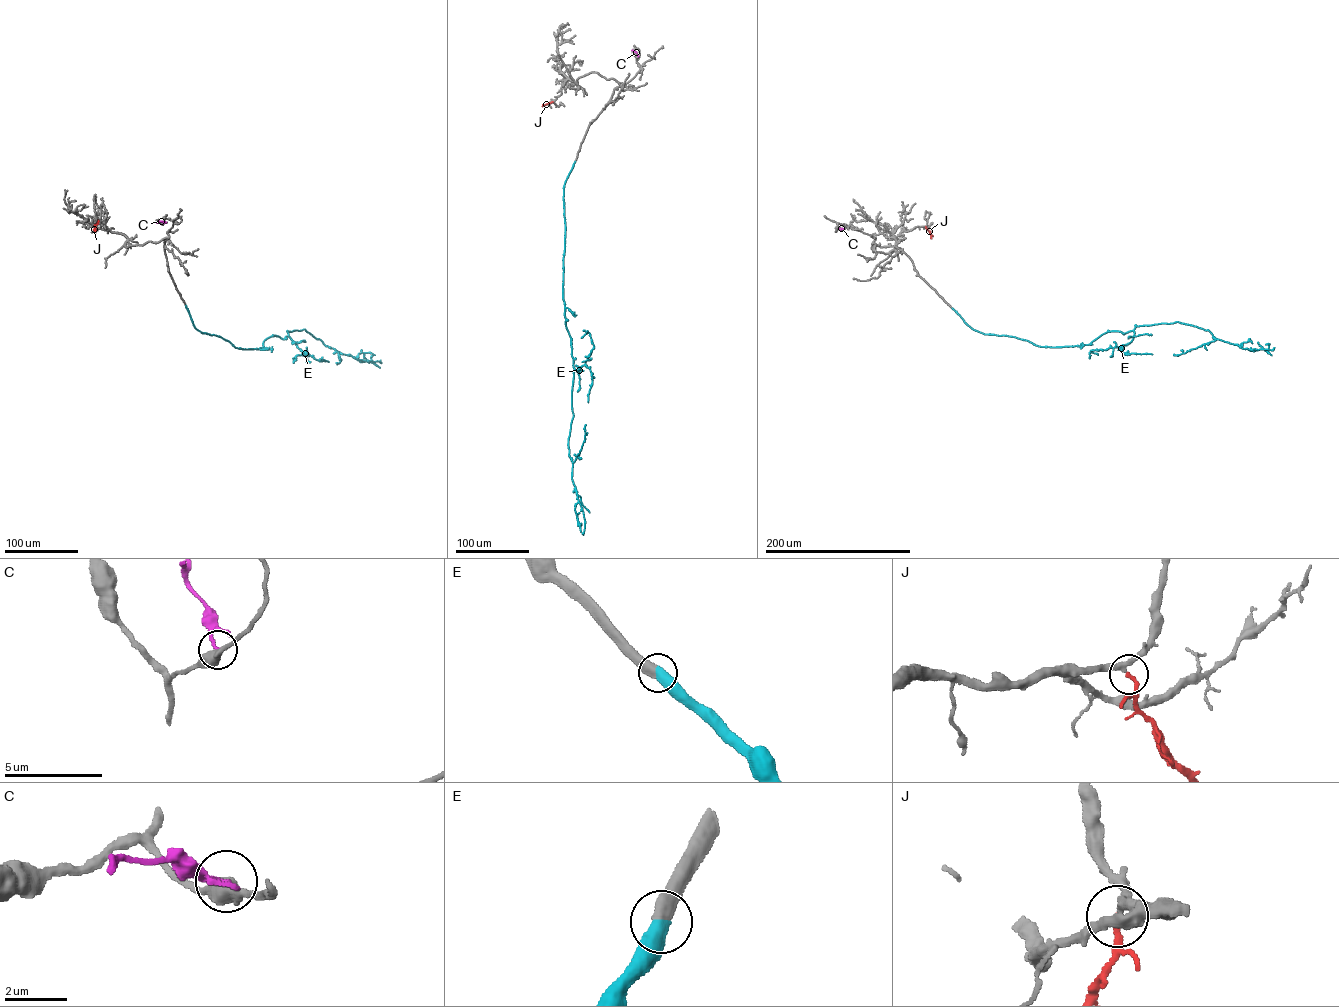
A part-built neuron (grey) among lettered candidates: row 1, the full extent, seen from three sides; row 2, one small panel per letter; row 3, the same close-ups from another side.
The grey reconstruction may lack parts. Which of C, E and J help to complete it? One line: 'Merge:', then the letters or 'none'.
Merge: E, J

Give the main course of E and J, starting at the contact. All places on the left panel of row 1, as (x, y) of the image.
E: (185, 305), (195, 328), (237, 348), (259, 349), (272, 336), (305, 329), (342, 354), (380, 360)
J: (98, 220), (95, 232)

